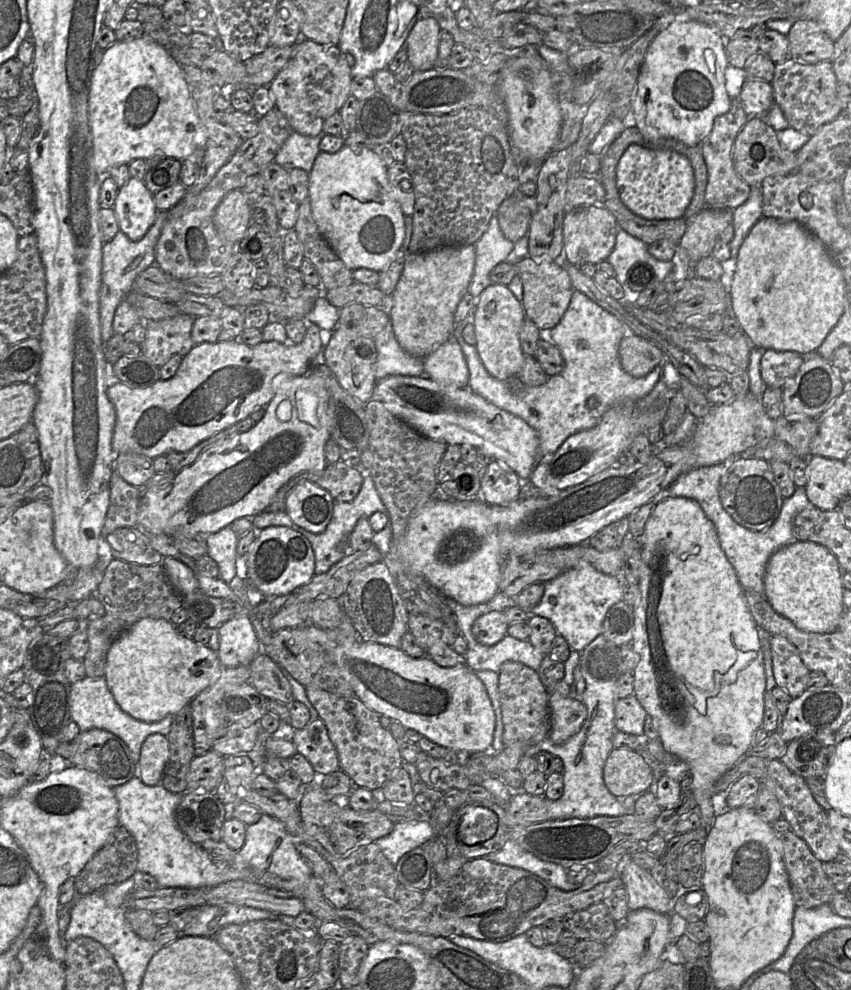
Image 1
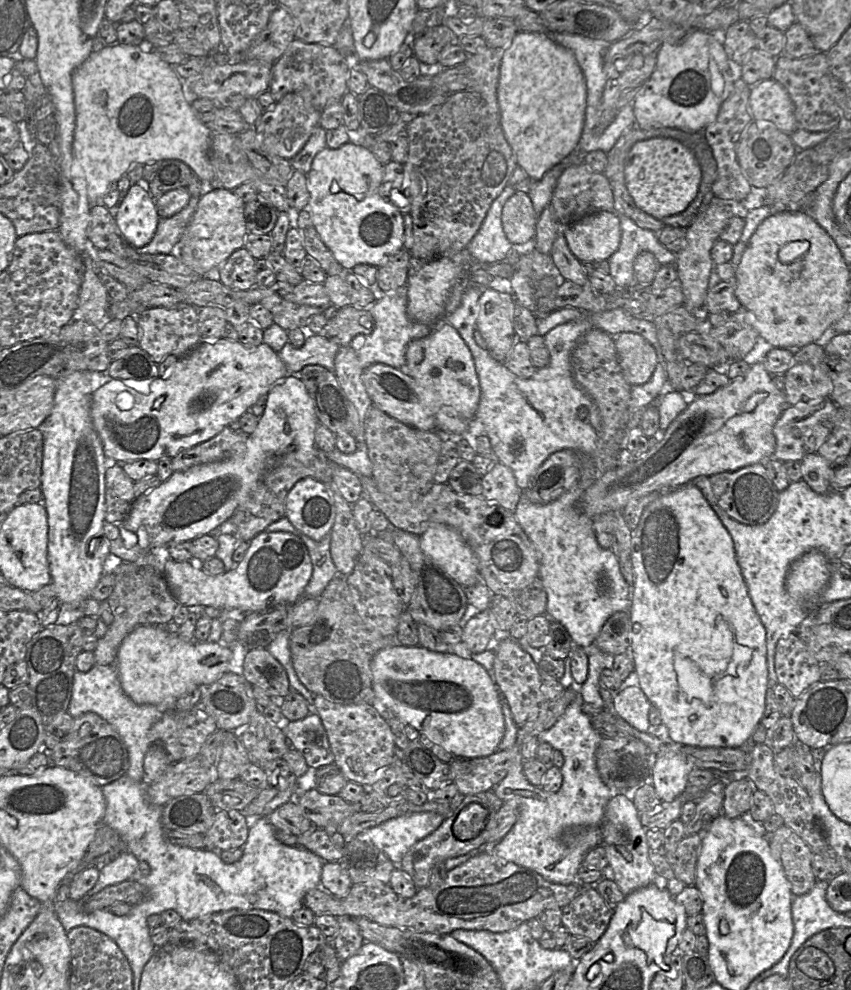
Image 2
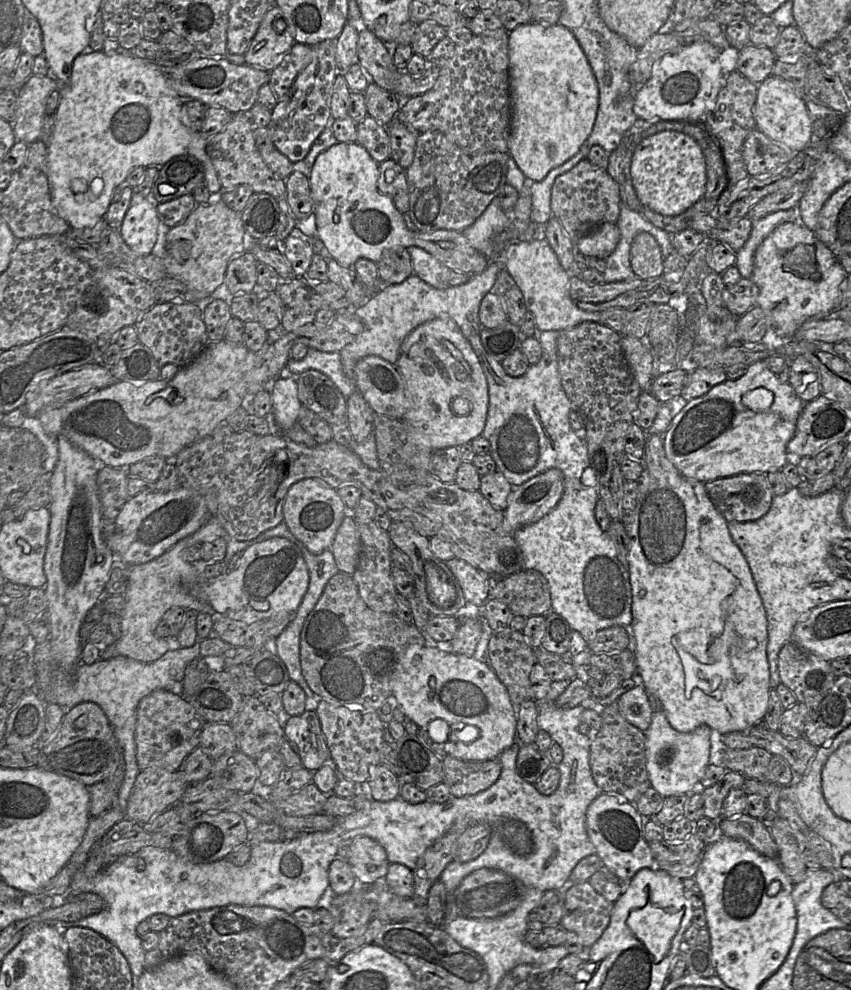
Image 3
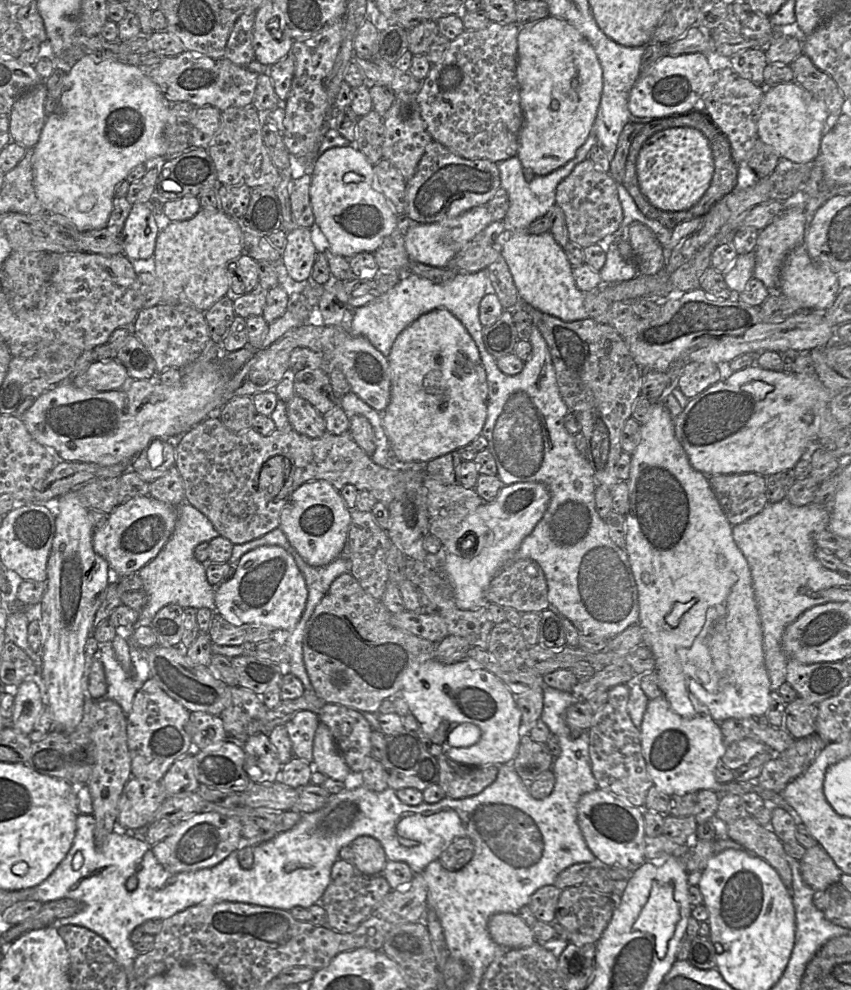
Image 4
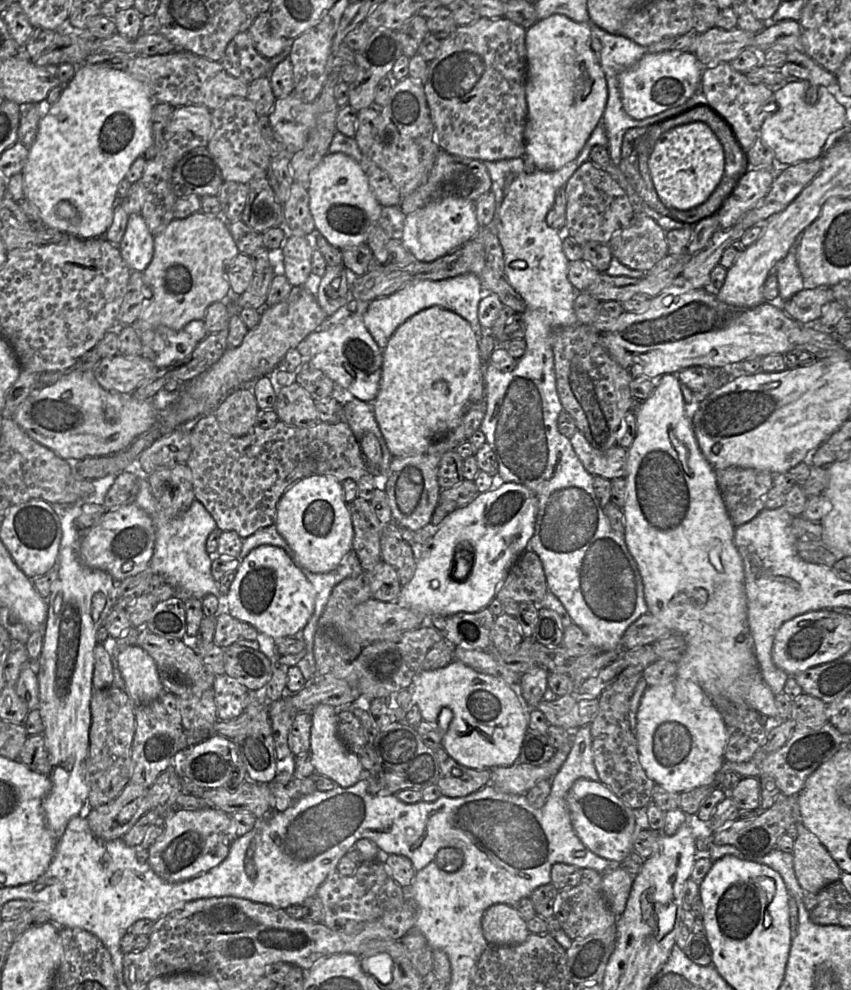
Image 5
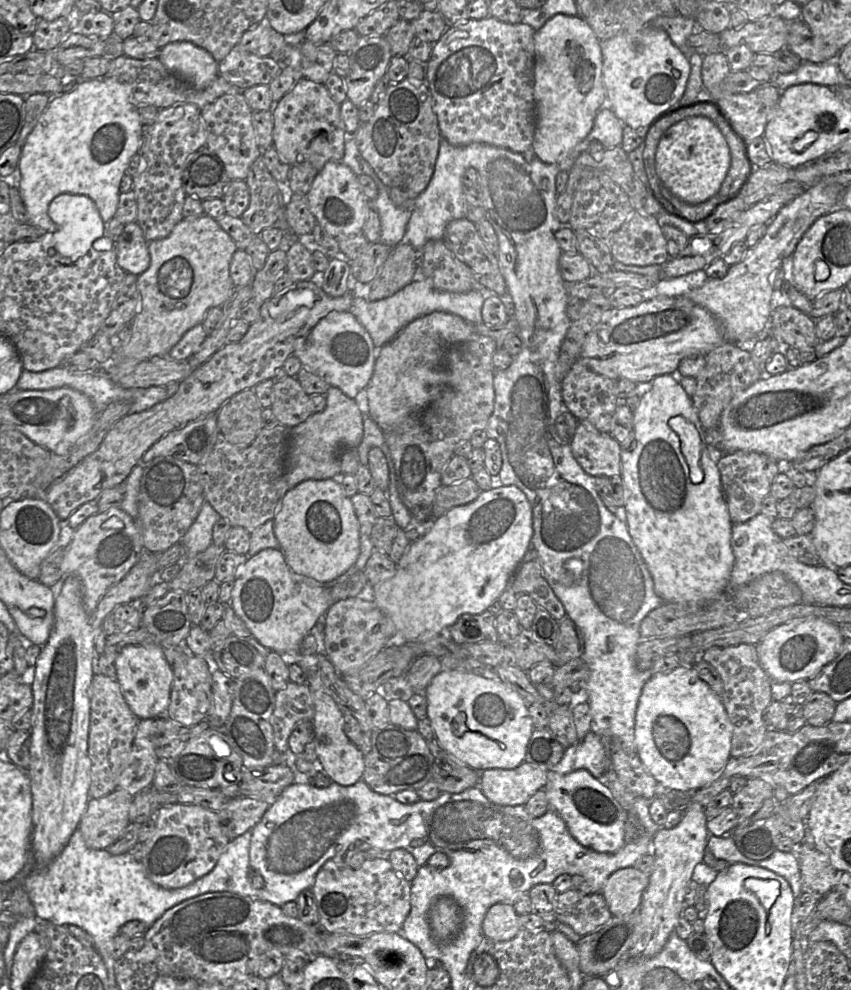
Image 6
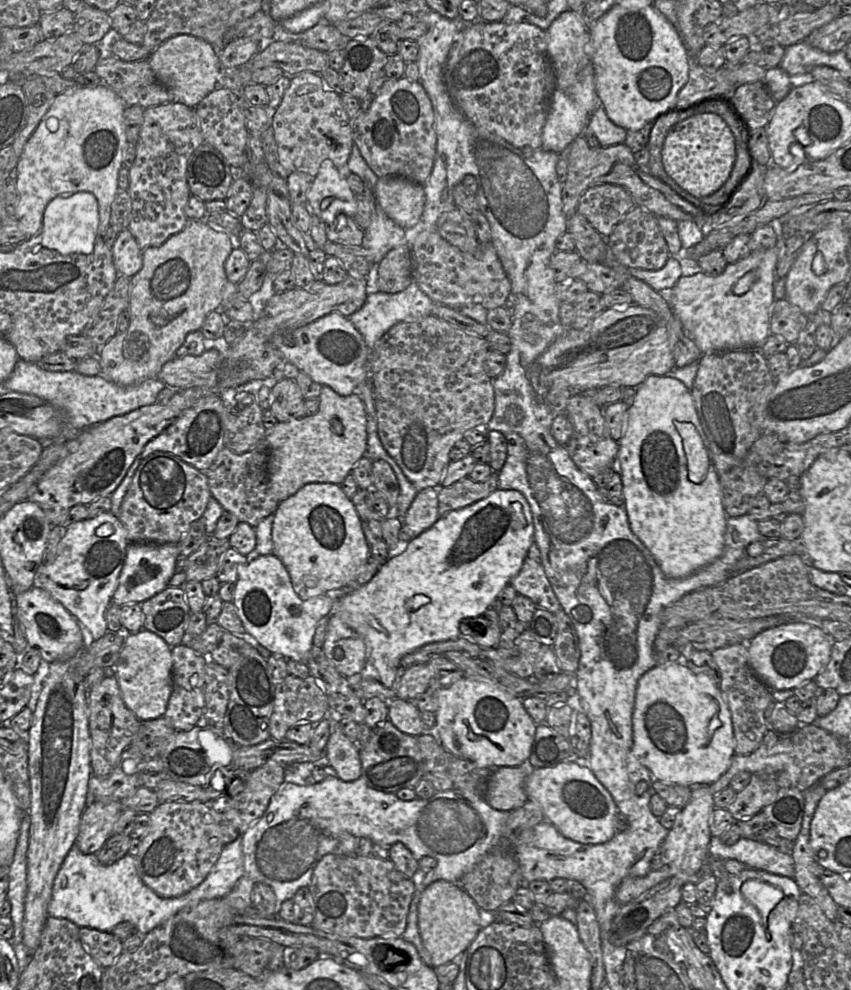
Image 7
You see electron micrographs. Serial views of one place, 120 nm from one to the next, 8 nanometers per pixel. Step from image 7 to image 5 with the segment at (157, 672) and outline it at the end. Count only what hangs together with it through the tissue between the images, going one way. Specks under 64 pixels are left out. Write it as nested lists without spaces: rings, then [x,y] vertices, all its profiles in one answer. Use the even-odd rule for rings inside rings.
[[[140,646],[123,649],[118,655],[118,666],[126,693],[136,704],[155,700],[164,689],[154,659]]]

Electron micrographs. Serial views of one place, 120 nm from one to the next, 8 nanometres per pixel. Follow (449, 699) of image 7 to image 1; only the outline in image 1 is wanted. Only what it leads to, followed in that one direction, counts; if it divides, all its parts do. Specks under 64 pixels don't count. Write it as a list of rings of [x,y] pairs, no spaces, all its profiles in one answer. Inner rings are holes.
[[[366,641],[356,642],[351,647],[336,646],[333,659],[342,676],[350,683],[355,697],[378,715],[396,720],[405,728],[413,729],[460,754],[490,751],[496,726],[495,712],[483,682],[467,665],[445,668],[437,665],[427,654],[415,659],[401,648]]]

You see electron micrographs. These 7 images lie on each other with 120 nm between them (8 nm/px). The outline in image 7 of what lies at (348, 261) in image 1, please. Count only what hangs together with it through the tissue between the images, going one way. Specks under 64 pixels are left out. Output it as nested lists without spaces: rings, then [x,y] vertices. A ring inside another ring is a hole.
[[[325,160],[312,178],[307,191],[307,205],[326,225],[340,214],[354,217],[357,210],[356,195],[340,168],[332,161]]]

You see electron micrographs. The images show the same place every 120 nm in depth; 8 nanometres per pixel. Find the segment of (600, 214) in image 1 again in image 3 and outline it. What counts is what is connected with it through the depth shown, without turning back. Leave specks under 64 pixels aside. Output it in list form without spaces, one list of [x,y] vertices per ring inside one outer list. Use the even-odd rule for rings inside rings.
[[[605,222],[583,236],[576,248],[584,256],[606,259],[617,247],[620,230],[617,223]]]

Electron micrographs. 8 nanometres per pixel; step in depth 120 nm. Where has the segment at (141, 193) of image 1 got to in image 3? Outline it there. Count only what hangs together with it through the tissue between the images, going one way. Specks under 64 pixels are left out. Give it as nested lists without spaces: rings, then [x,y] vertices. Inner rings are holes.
[[[133,193],[119,230],[128,246],[142,255],[152,253],[159,234],[160,216],[154,198]]]

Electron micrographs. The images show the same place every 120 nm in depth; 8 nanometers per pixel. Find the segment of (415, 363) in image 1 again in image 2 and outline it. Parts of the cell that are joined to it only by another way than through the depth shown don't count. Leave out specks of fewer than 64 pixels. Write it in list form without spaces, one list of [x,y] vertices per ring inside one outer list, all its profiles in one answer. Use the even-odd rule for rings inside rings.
[[[400,287],[396,291],[379,294],[376,301],[369,307],[374,320],[374,329],[363,347],[356,351],[360,367],[364,370],[373,364],[384,364],[395,369],[405,366],[405,352],[407,345],[416,339],[428,336],[434,326],[427,326],[411,320],[406,312],[407,297],[406,287]]]

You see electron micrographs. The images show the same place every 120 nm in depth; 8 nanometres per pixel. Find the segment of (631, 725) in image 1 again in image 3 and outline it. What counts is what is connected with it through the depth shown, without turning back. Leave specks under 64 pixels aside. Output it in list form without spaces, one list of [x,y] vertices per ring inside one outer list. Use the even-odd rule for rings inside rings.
[[[643,684],[621,695],[617,704],[620,714],[631,725],[647,732],[652,721],[652,710]]]

